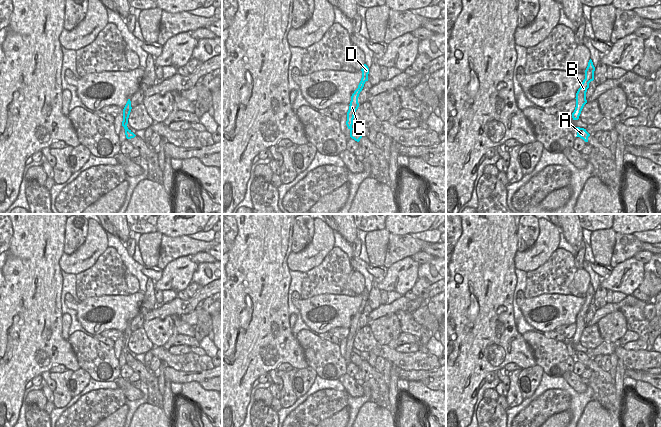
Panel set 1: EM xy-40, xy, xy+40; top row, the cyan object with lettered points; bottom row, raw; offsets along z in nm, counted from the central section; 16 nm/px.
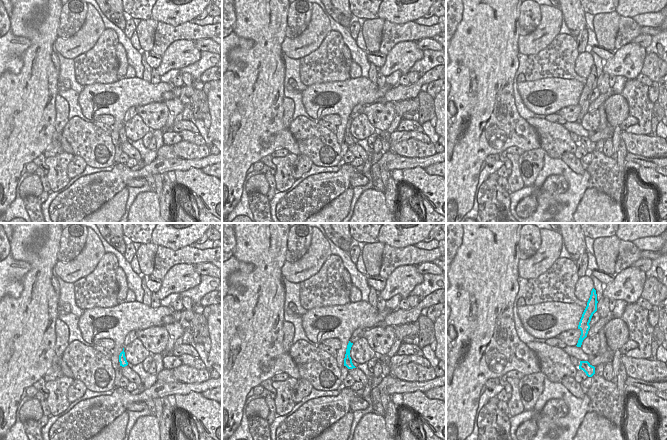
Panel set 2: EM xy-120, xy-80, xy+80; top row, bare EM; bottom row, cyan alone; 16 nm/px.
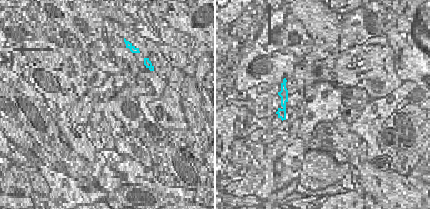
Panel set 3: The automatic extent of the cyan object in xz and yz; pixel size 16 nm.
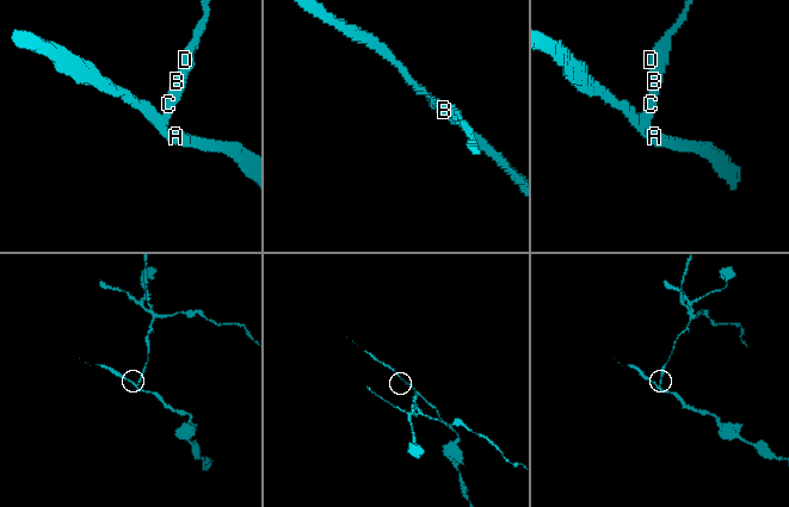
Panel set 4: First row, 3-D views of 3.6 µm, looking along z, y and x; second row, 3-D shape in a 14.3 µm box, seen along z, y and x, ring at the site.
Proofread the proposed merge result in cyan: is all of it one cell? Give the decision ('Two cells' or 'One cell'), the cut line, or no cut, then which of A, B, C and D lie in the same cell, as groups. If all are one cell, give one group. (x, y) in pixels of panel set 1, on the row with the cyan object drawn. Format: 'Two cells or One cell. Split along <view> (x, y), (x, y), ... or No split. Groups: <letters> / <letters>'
Two cells. Split along xy-40 (123, 111), (129, 113). Groups: A / B C D.

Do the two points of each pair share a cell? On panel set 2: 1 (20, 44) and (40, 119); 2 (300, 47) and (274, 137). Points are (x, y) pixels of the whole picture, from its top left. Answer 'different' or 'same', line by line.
1: different
2: different

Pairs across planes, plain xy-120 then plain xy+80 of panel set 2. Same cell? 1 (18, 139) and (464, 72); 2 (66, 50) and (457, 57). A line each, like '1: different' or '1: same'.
1: same
2: different

